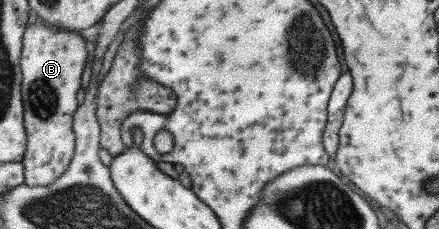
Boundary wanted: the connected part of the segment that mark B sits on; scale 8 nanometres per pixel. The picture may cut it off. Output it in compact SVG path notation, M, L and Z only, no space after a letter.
M42 25L25 26L21 39L19 68L21 71L21 100L23 107L23 126L26 132L25 152L20 163L23 165L23 185L27 187L46 187L62 176L74 153L73 113L78 101L76 93L80 89L80 77L86 61L85 39L77 32L46 29Z

